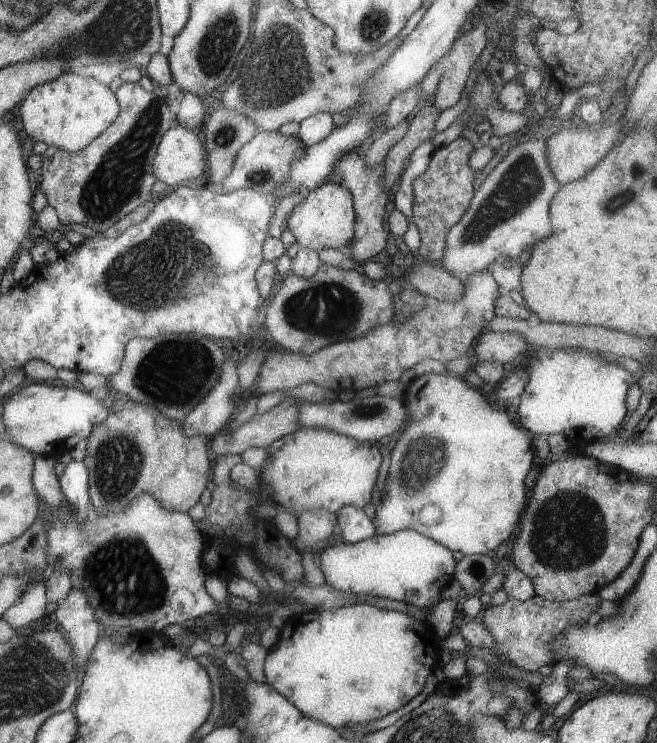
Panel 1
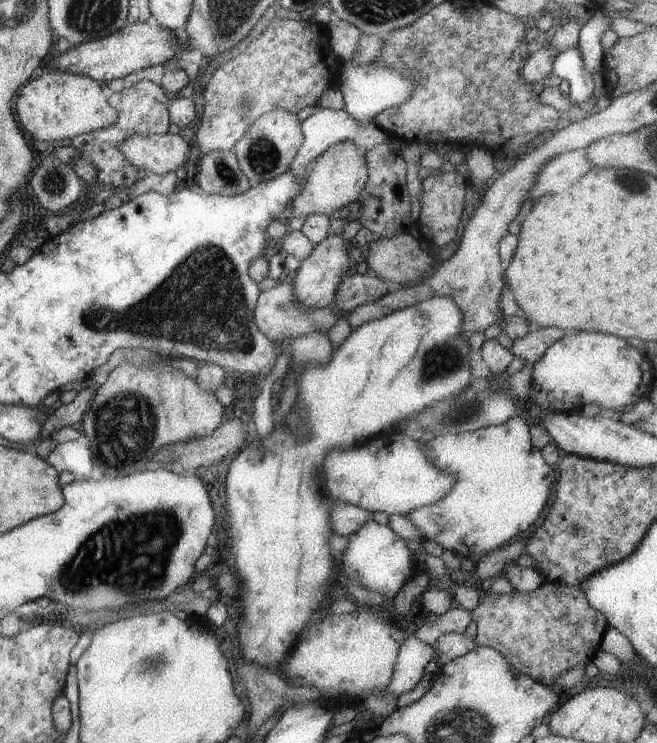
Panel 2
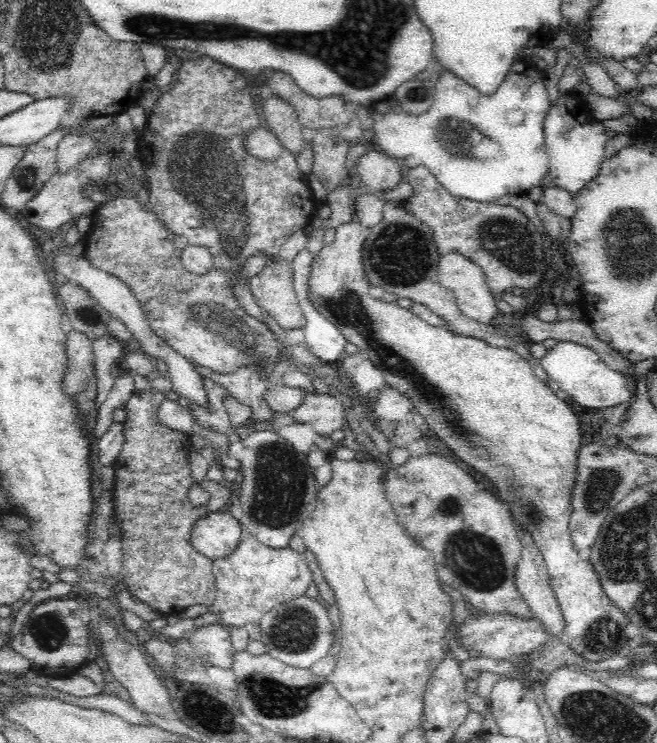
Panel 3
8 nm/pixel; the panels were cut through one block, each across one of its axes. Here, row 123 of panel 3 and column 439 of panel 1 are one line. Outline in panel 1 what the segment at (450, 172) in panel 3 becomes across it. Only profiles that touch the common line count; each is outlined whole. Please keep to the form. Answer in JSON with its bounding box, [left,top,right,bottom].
[372,374,534,555]

